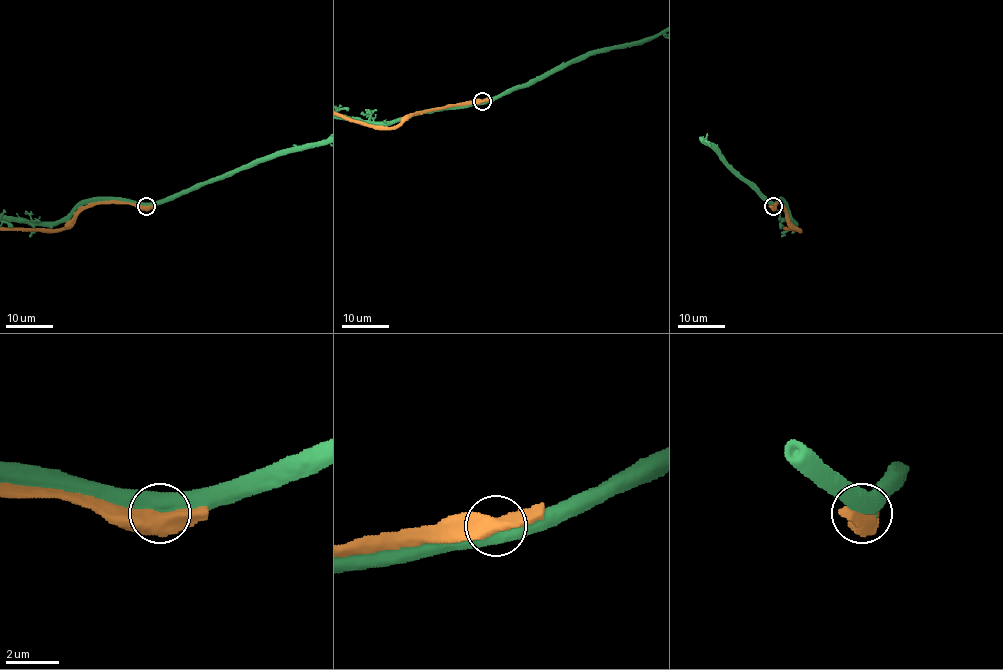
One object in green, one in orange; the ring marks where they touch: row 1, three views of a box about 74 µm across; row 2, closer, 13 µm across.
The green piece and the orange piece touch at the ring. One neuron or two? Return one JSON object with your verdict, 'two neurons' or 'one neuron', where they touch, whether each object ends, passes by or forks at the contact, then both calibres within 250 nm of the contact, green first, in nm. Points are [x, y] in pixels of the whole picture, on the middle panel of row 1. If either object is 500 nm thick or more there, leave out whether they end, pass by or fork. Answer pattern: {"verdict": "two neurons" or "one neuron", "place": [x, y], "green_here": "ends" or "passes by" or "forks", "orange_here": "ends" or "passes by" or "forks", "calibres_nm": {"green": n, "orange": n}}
{"verdict": "two neurons", "place": [482, 101], "calibres_nm": {"green": 550, "orange": 550}}

